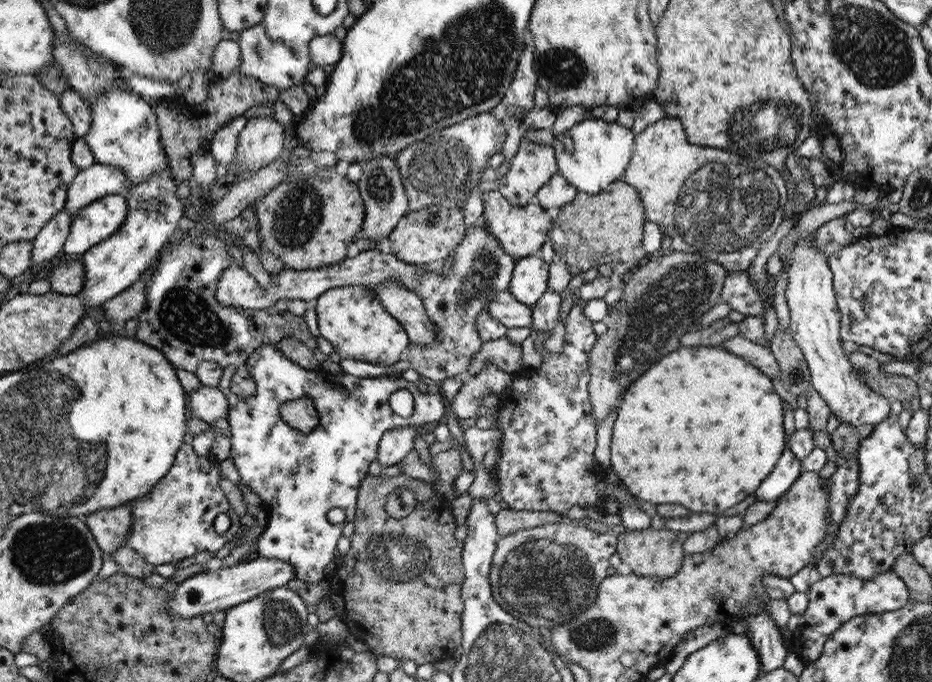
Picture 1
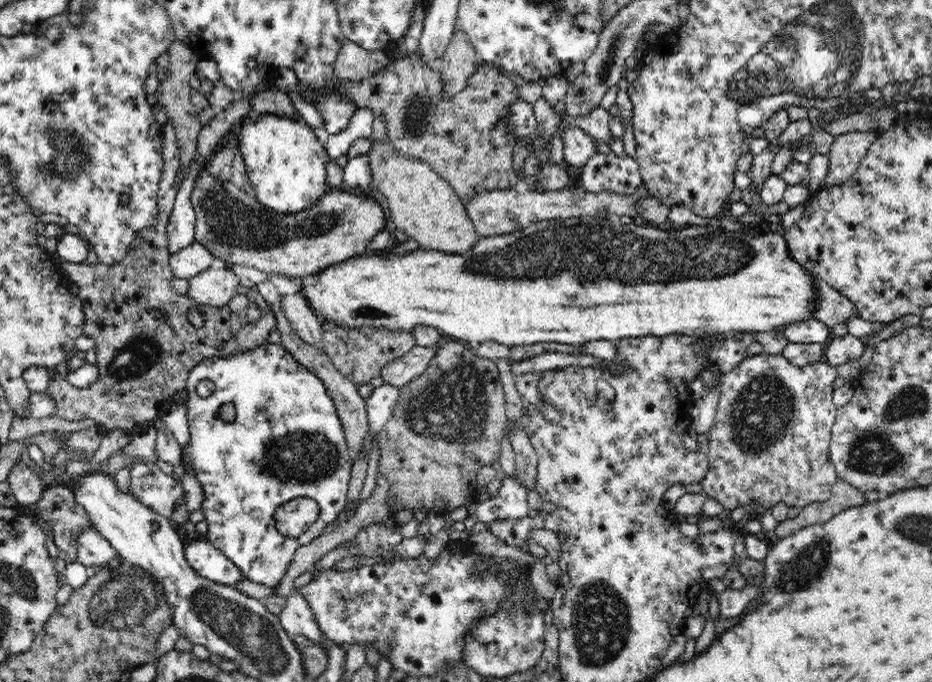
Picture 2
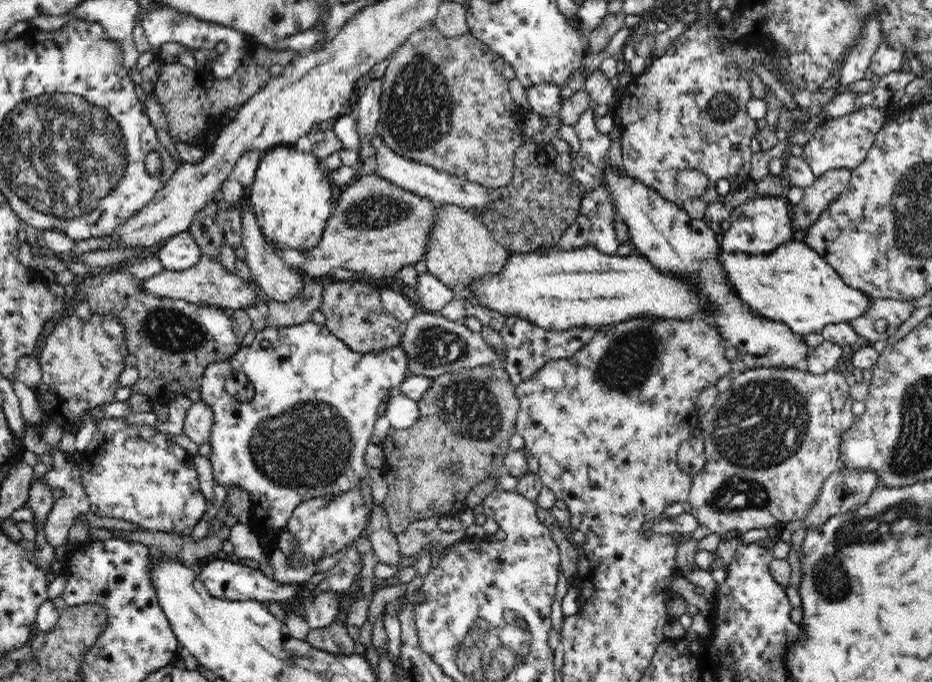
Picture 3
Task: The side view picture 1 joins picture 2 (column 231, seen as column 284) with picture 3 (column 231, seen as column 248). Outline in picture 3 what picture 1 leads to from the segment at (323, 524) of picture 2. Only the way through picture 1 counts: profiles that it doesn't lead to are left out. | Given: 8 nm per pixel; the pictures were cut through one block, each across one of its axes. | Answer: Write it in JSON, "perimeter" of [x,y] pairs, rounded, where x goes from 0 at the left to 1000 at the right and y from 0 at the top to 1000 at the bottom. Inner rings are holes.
{"perimeter":[[[328,471],[319,477],[303,478],[297,481],[285,479],[281,487],[274,488],[274,494],[268,507],[259,509],[251,522],[242,529],[231,531],[223,535],[216,550],[214,562],[214,587],[220,589],[229,604],[229,623],[225,632],[224,650],[227,655],[225,677],[230,695],[230,707],[240,713],[253,713],[264,718],[271,736],[269,742],[269,761],[266,770],[274,779],[274,783],[281,792],[280,802],[283,808],[296,801],[298,780],[305,777],[308,771],[314,748],[324,736],[334,730],[341,730],[352,724],[369,724],[379,714],[385,714],[388,699],[391,698],[393,683],[391,679],[391,666],[395,645],[401,630],[401,619],[406,610],[406,598],[410,587],[417,584],[416,573],[423,566],[427,566],[438,551],[437,518],[431,509],[431,501],[424,510],[414,515],[397,515],[395,519],[386,519],[384,515],[378,515],[373,504],[351,482],[349,475]],[[248,543],[252,545],[262,545],[266,557],[273,566],[273,581],[267,589],[258,589],[249,584],[241,572],[240,554]]]}

